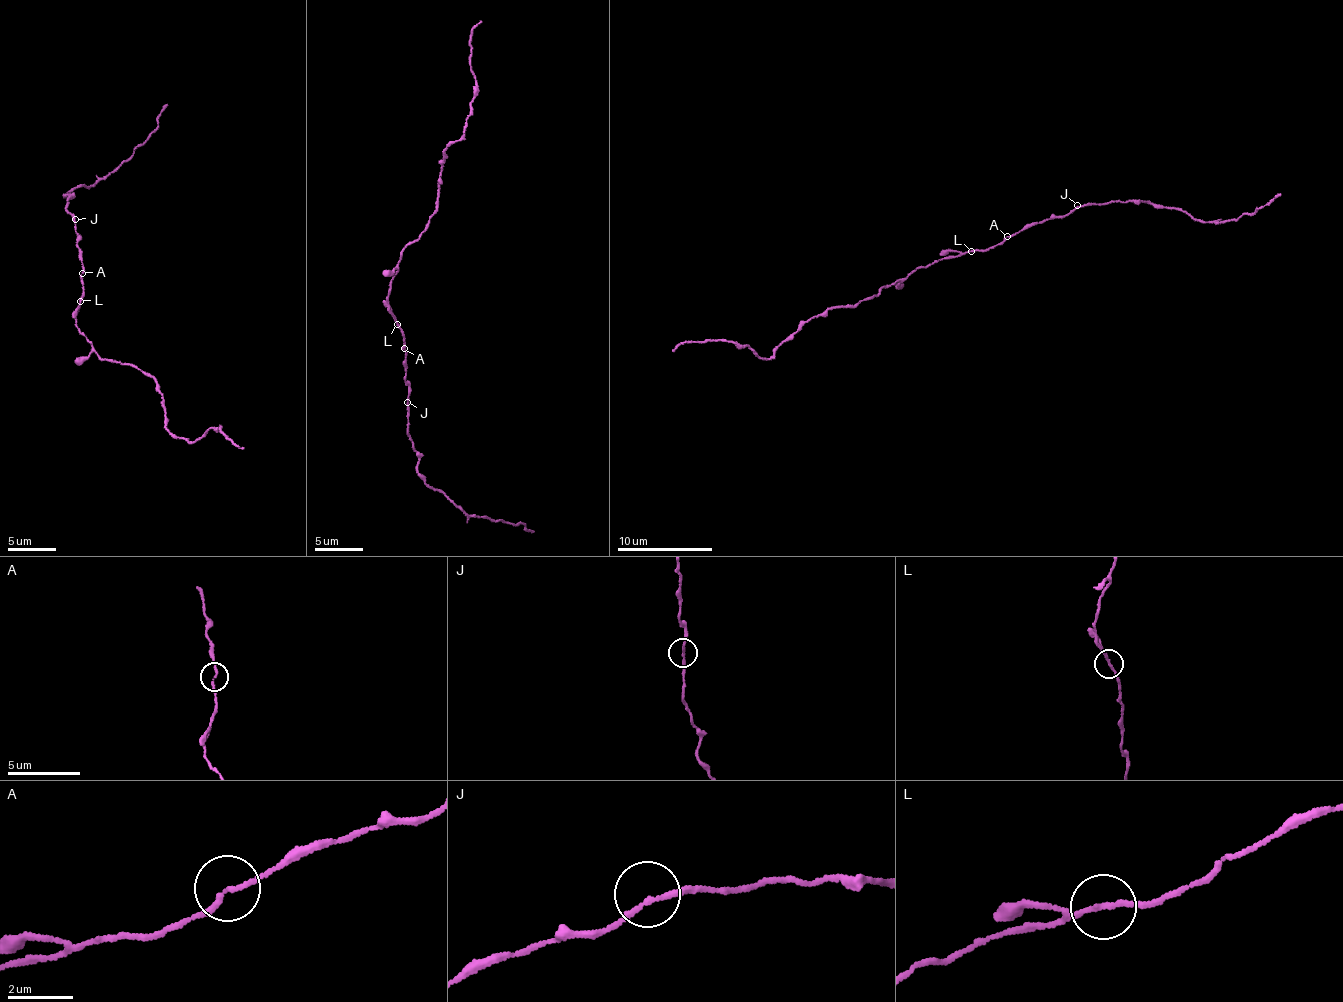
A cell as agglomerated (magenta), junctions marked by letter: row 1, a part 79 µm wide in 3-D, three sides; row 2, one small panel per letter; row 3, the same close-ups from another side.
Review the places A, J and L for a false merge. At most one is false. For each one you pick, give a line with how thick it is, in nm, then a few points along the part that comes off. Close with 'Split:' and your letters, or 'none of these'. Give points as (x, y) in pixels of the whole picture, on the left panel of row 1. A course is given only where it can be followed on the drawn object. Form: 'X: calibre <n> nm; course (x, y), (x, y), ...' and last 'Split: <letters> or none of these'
L: calibre 150 nm; course (80, 301), (78, 330), (100, 358), (156, 381), (177, 438), (190, 444), (220, 427), (243, 449)
Split: L

